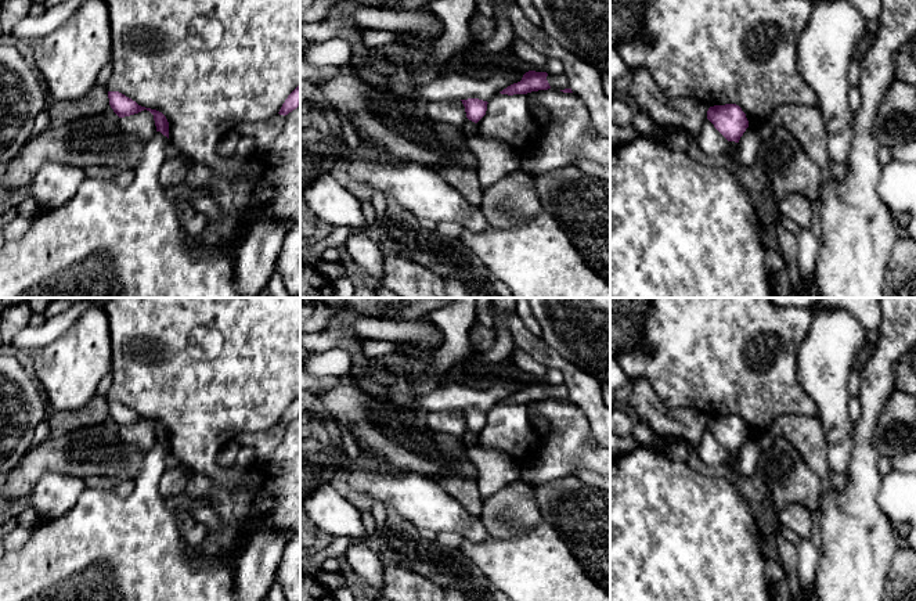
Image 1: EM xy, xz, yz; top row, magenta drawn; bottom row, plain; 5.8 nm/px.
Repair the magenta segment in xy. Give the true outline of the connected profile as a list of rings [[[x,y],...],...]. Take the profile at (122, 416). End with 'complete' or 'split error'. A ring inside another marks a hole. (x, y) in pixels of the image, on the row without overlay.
[[[108,402],[108,409],[111,418],[119,428],[130,427],[144,420],[149,421],[154,425],[156,442],[161,442],[163,446],[169,449],[169,432],[162,422],[141,417],[136,411],[119,402]]]; complete

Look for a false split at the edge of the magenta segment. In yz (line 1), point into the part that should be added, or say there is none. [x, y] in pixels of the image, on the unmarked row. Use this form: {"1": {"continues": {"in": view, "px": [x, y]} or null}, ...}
{"1": {"continues": null}}

